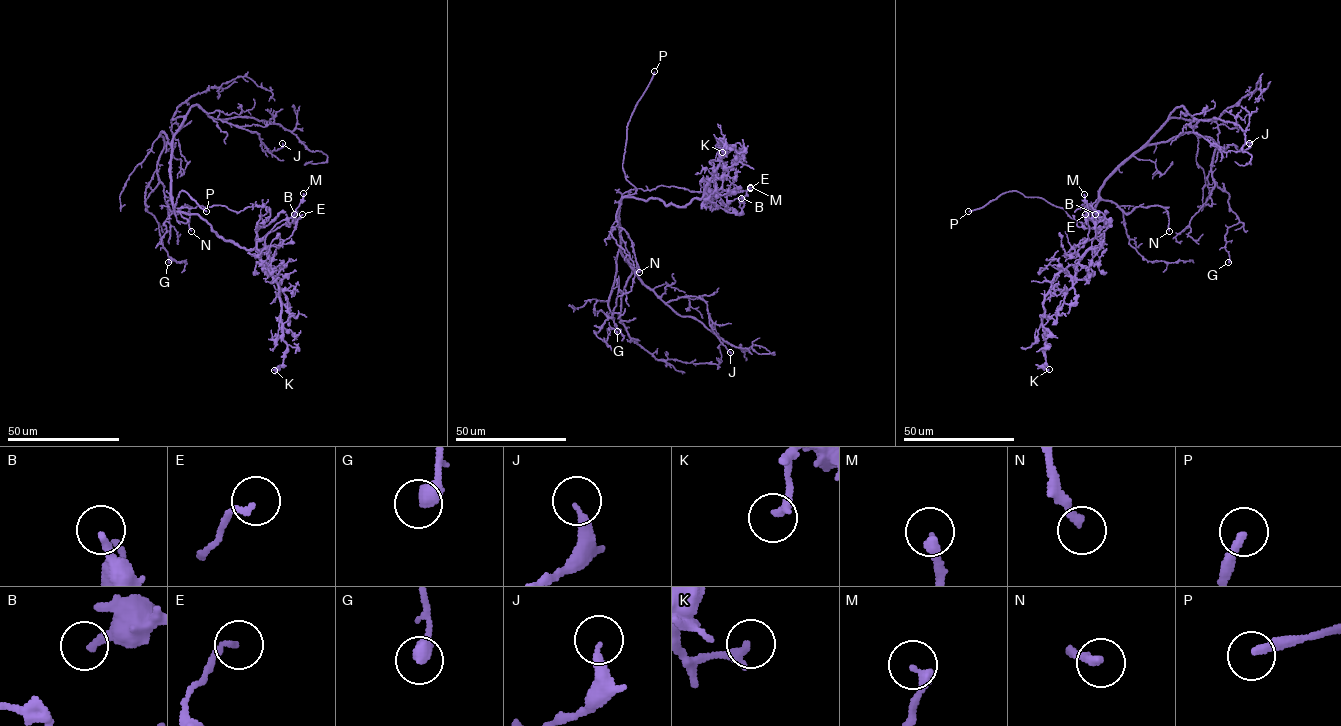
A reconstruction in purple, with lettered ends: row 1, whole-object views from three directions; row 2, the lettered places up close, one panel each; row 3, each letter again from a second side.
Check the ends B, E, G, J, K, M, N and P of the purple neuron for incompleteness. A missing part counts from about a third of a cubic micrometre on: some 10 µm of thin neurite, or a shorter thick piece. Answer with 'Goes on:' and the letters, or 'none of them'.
Goes on: P

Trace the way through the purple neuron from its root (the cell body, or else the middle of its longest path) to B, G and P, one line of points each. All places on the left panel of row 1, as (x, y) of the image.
B: (170, 170), (176, 211), (198, 214), (219, 236), (256, 248), (260, 257), (256, 242), (289, 224), (294, 214)
G: (170, 170), (171, 147), (162, 131), (158, 184), (145, 206), (158, 224), (168, 262)
P: (170, 170), (172, 207), (188, 221), (182, 223), (176, 219), (174, 207), (181, 190), (206, 211)

